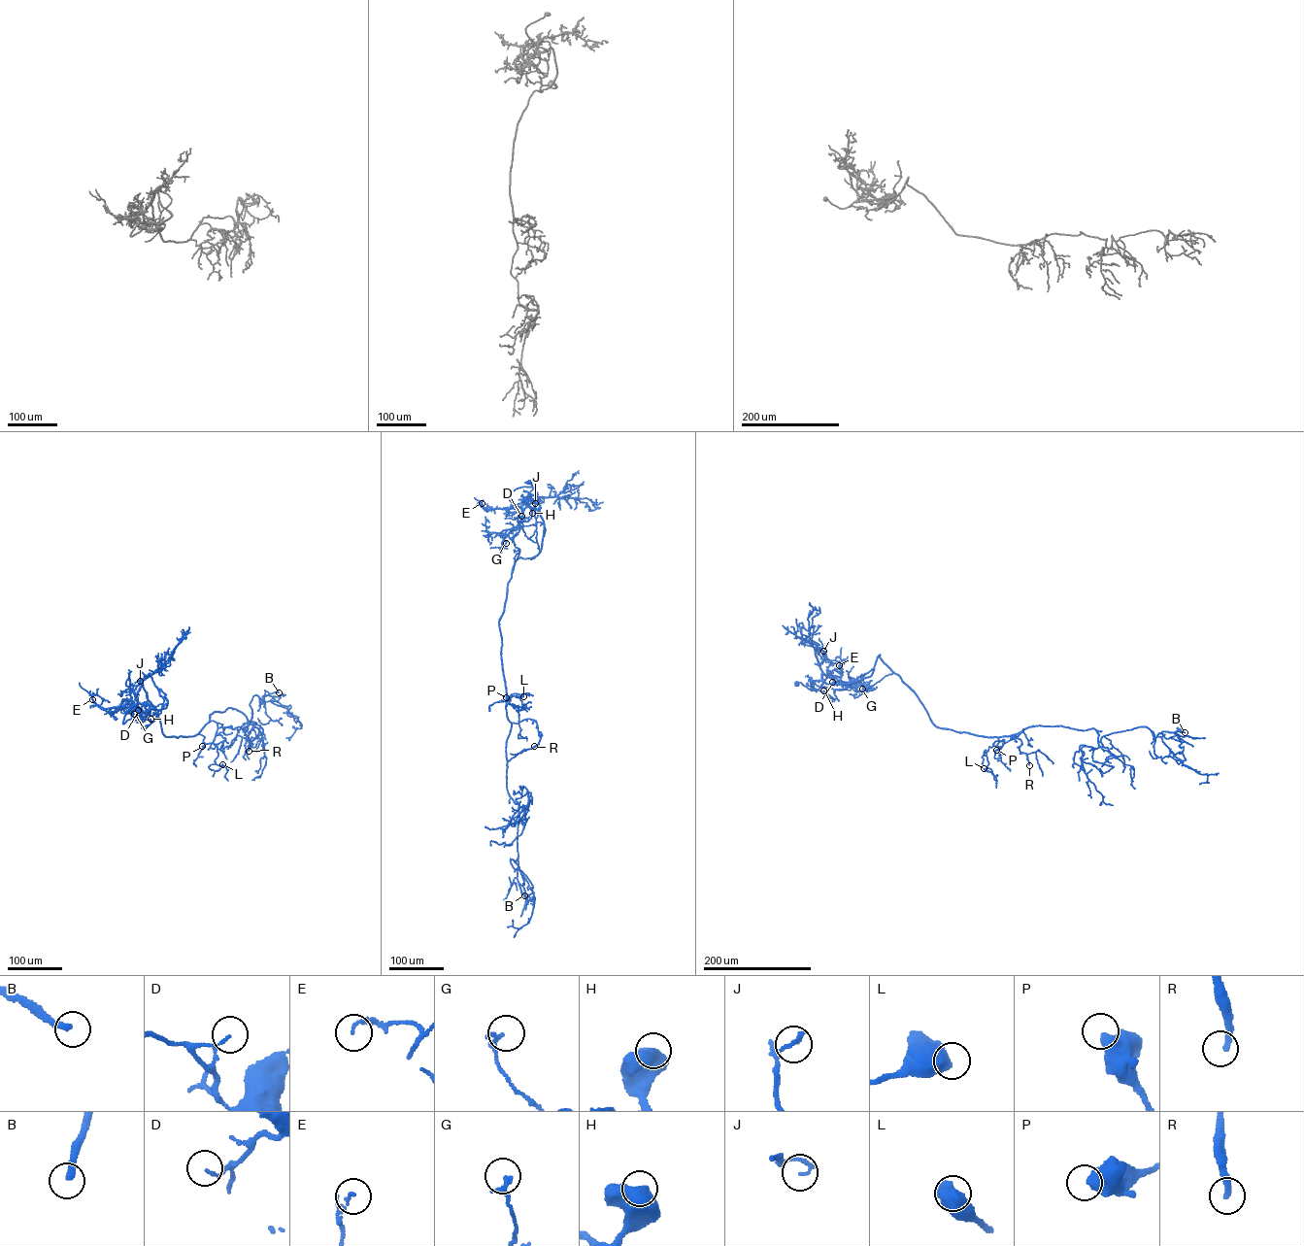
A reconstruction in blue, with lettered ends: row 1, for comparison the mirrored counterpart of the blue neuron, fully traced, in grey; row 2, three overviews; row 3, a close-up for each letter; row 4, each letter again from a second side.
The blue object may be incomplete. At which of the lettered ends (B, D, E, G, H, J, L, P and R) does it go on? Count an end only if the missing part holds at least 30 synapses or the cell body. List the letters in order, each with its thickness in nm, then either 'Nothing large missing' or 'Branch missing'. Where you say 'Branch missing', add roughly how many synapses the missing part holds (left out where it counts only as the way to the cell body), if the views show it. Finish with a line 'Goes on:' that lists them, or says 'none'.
B: Thickness 260 nm. Nothing large missing
D: Thickness 90 nm. Nothing large missing
E: Thickness 110 nm. Nothing large missing
G: Thickness 200 nm. Nothing large missing
H: Thickness 750 nm. Nothing large missing
J: Thickness 140 nm. Nothing large missing
L: Thickness 650 nm. Nothing large missing
P: Thickness 600 nm. Nothing large missing
R: Thickness 280 nm. Branch missing. Roughly 45 synapses
Goes on: R

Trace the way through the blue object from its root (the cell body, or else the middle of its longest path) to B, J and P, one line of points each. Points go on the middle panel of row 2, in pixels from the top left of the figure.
B: (528, 482), (509, 498), (537, 509), (542, 545), (515, 561), (498, 622), (524, 895)
J: (528, 482), (531, 487), (517, 488), (509, 498), (522, 509), (529, 500), (527, 503), (535, 503)
P: (528, 482), (509, 498), (537, 509), (544, 535), (538, 554), (515, 561), (498, 622), (506, 697)

